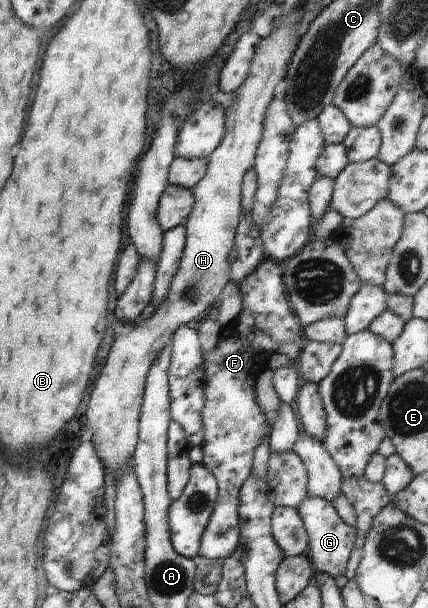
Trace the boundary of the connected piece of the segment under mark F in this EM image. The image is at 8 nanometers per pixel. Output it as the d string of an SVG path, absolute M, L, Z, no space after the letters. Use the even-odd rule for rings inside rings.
M267 257L260 262L260 266L240 284L242 308L238 315L221 329L216 346L210 350L210 354L202 354L203 378L202 390L204 390L204 406L202 406L202 444L203 458L201 464L214 476L219 492L210 521L203 533L198 556L226 561L238 547L239 519L238 504L239 491L242 484L253 474L253 455L262 438L270 434L264 414L256 402L255 386L256 375L267 368L268 359L278 352L282 344L296 344L300 350L304 350L309 338L301 330L302 325L291 312L284 286L284 270L282 264L274 262Z

